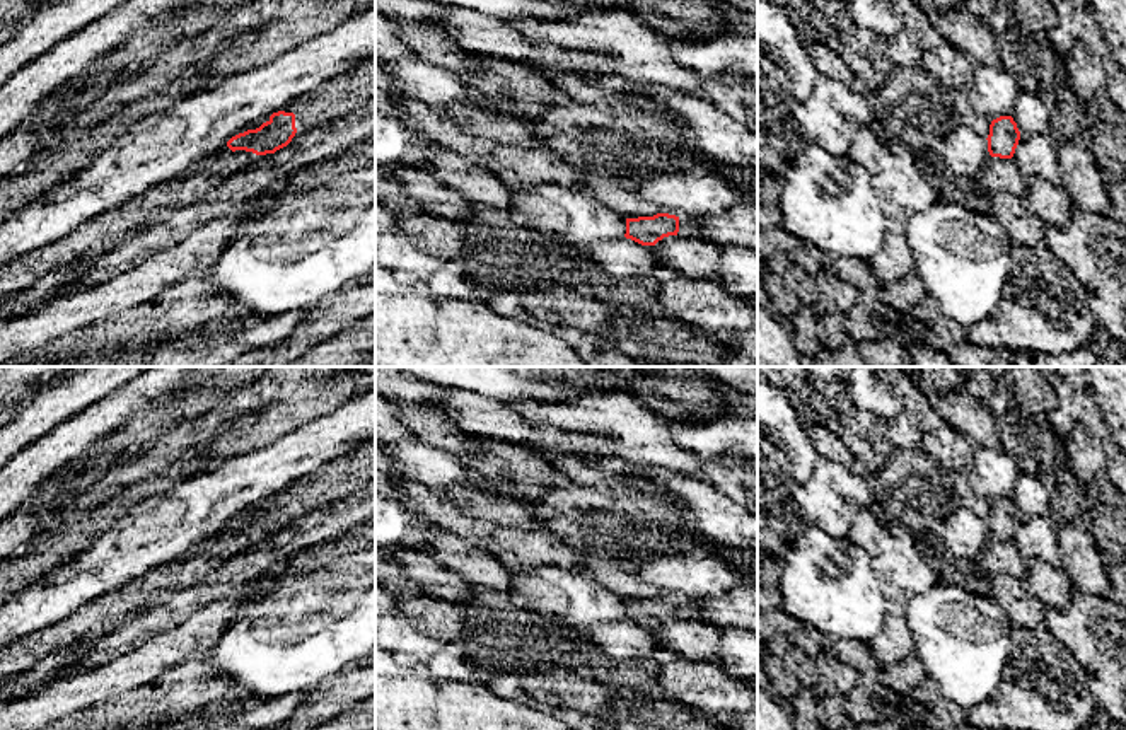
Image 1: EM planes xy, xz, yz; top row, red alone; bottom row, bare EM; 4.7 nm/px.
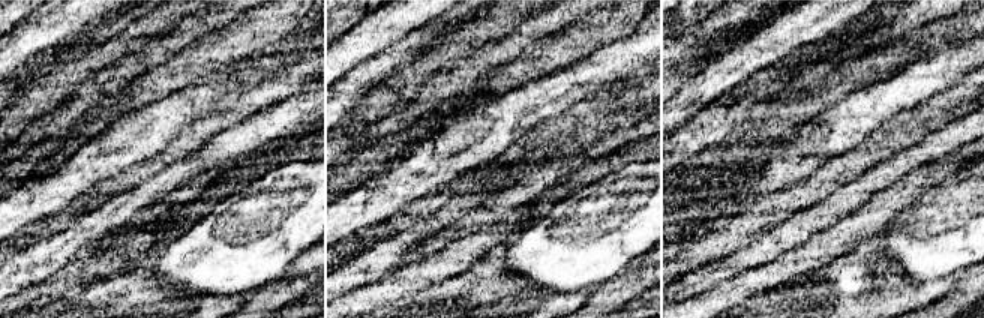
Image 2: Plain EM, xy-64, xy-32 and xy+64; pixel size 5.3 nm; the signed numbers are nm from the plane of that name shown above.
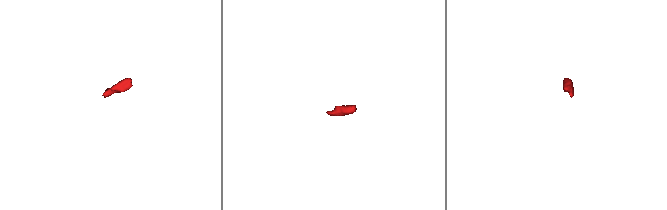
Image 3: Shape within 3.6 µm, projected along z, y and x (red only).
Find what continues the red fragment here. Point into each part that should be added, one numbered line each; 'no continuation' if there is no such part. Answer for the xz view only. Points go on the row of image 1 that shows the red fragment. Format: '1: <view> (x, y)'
1: xz (688, 225)

